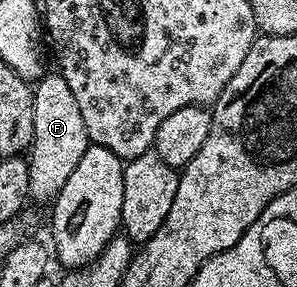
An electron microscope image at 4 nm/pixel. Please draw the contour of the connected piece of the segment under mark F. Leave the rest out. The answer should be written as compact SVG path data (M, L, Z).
M59 71L45 72L35 82L34 92L34 139L30 156L27 158L30 171L29 198L33 202L51 202L62 187L66 187L66 179L78 167L82 155L90 144L86 123L82 123L82 111L78 111L78 102L67 85L66 79Z

